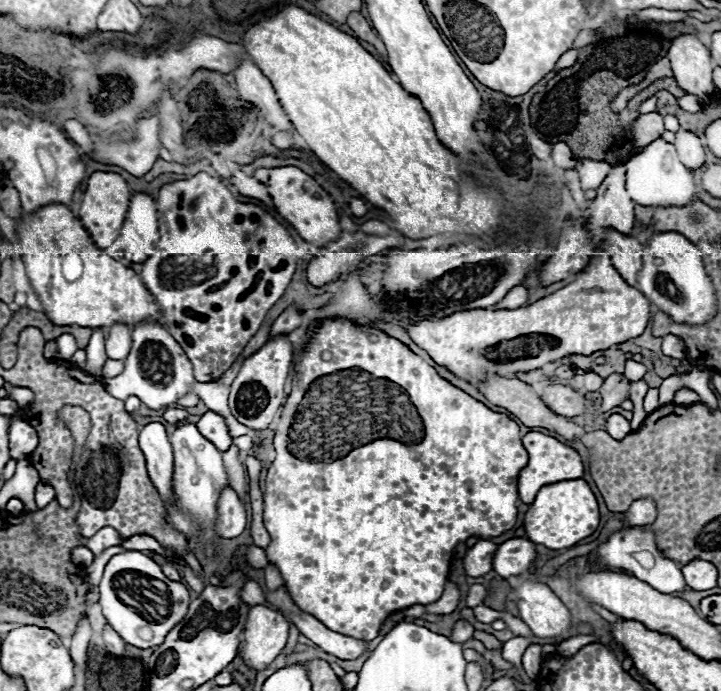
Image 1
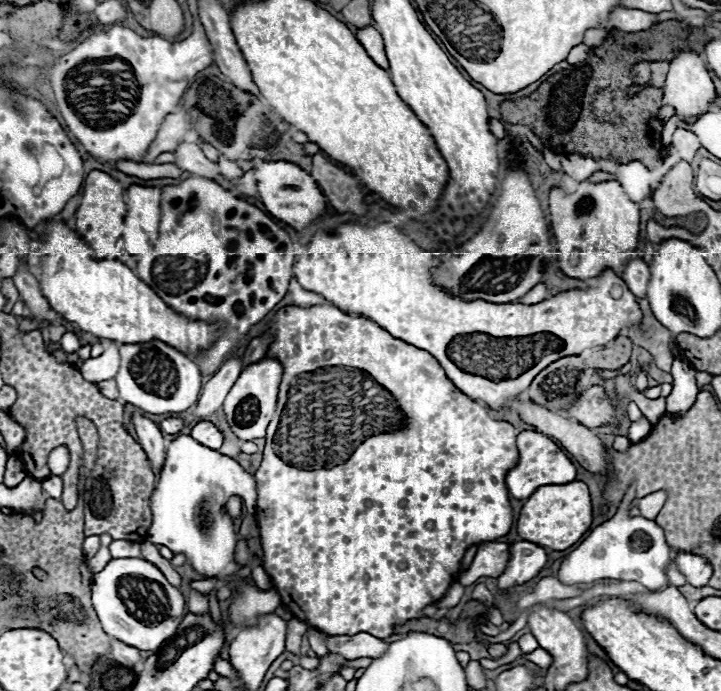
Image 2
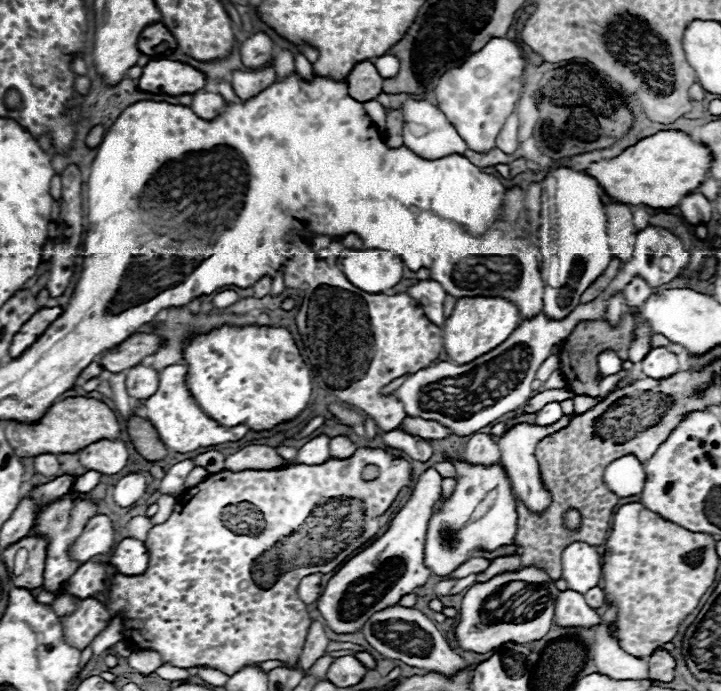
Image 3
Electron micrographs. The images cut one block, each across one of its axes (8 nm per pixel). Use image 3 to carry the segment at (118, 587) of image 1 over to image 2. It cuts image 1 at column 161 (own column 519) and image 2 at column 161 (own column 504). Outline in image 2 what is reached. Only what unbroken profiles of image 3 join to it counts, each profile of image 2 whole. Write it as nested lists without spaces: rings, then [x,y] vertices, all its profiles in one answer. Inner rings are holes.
[[[112,558],[102,572],[94,574],[92,602],[108,636],[150,652],[156,652],[168,636],[176,634],[186,604],[180,588],[172,586],[164,574],[144,558]],[[152,584],[162,586],[164,594],[154,592]]]

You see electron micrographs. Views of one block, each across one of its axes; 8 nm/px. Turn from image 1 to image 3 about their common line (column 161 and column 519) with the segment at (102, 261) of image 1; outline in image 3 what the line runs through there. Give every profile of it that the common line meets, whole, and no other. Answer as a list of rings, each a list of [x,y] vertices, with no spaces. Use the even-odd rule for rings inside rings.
[[[466,296],[460,298],[454,306],[452,316],[444,322],[444,348],[456,364],[468,364],[474,358],[494,350],[502,344],[520,324],[518,308],[504,298],[488,298],[488,296]]]

